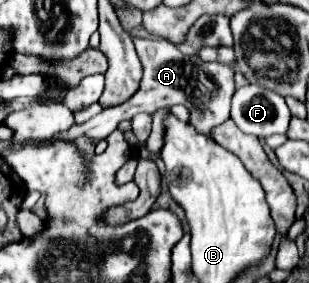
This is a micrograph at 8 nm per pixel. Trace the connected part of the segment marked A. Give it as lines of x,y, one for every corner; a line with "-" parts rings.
131,36
131,40
133,40
133,44
135,44
137,56
139,56
139,60
141,60
141,64
143,64
143,70
145,70
141,88
139,88
127,102
123,102
123,104
119,104
119,106
115,106
115,108
107,108
107,110
103,110
101,114
93,116
91,120
87,120
87,122
83,122
83,124
73,124
69,130
57,134
55,138
57,138
57,140
61,140
61,138
63,138
63,140
73,140
73,138
79,138
79,136
107,138
107,136
117,128
117,124
119,124
121,120
131,120
135,114
147,112
147,102
185,102
185,106
187,106
189,112
191,112
189,124
191,124
197,132
205,134
211,142
215,142
213,136
211,136
213,128
231,118
229,112
231,112
231,98
233,98
233,94
235,94
235,84
233,84
235,64
229,64
229,66
227,66
227,64
219,64
219,62
203,62
203,60
199,60
199,56
183,56
183,54
181,54
171,42
167,42
167,40
145,40
145,38
139,38
139,36

